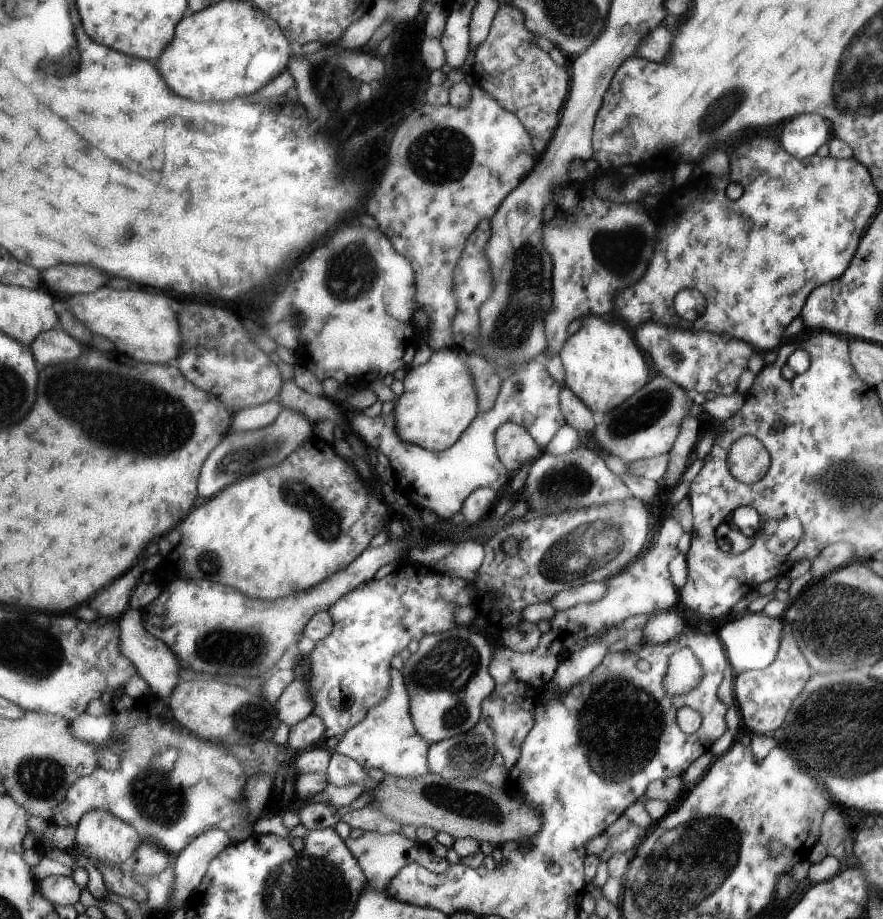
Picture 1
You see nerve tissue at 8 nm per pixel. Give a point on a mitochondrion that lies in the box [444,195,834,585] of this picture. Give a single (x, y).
(527, 287)

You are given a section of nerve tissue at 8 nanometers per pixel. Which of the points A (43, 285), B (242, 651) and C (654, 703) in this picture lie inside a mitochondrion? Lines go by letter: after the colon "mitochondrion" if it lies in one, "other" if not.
A: other
B: mitochondrion
C: mitochondrion

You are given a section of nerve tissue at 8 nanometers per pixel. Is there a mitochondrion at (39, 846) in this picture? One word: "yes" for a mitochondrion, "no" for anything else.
no

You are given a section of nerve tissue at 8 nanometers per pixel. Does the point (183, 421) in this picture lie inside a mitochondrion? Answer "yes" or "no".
yes

